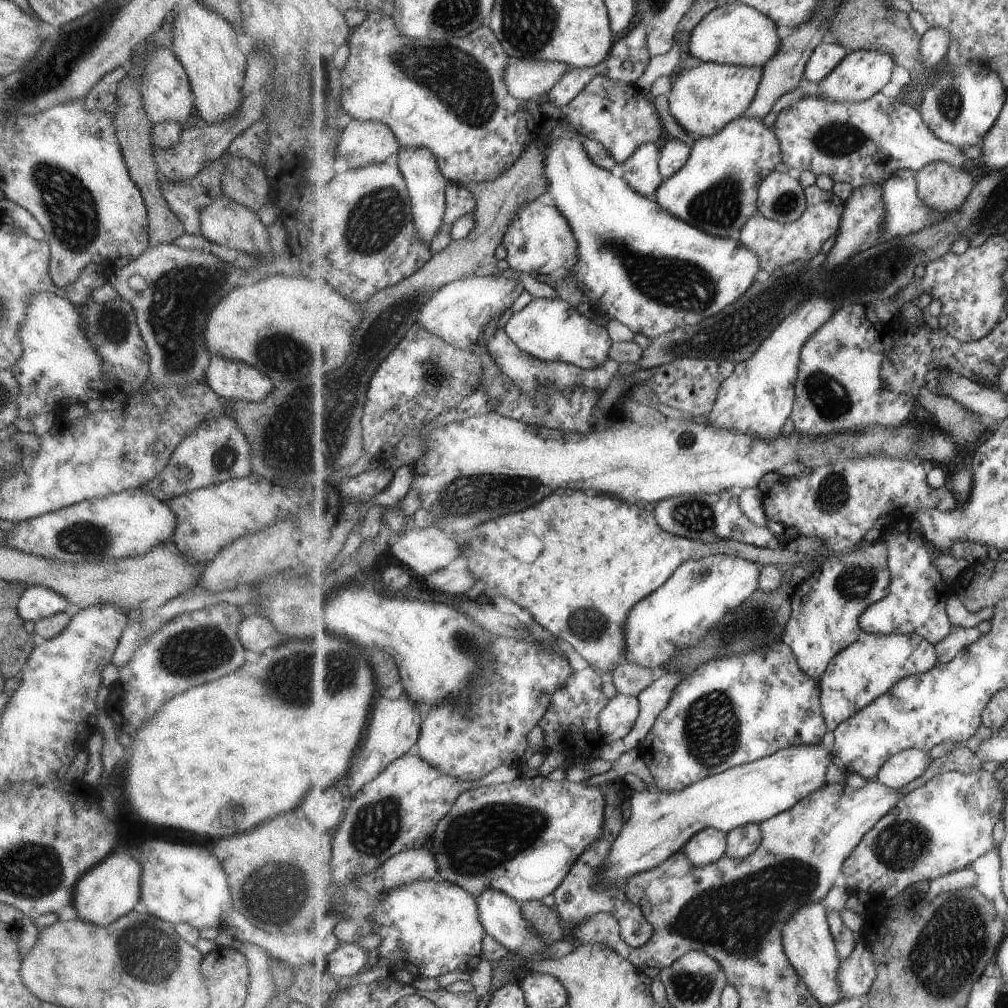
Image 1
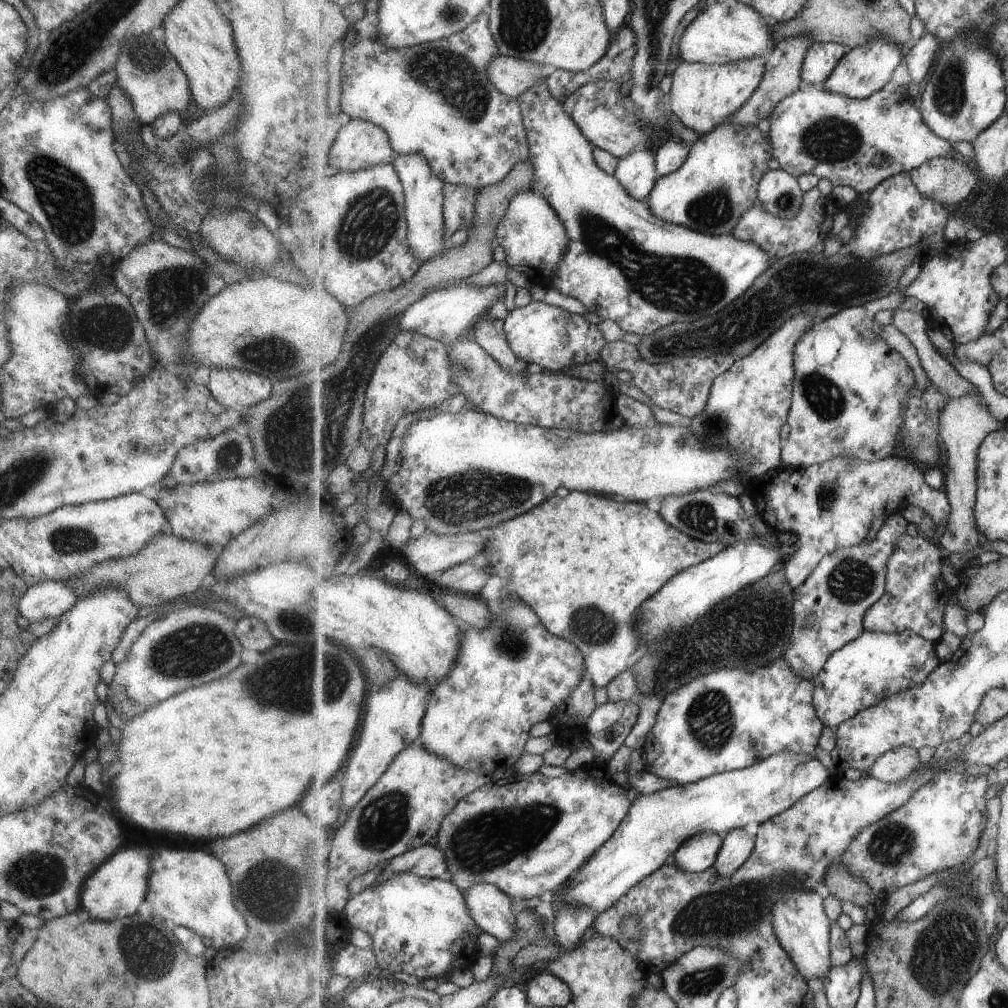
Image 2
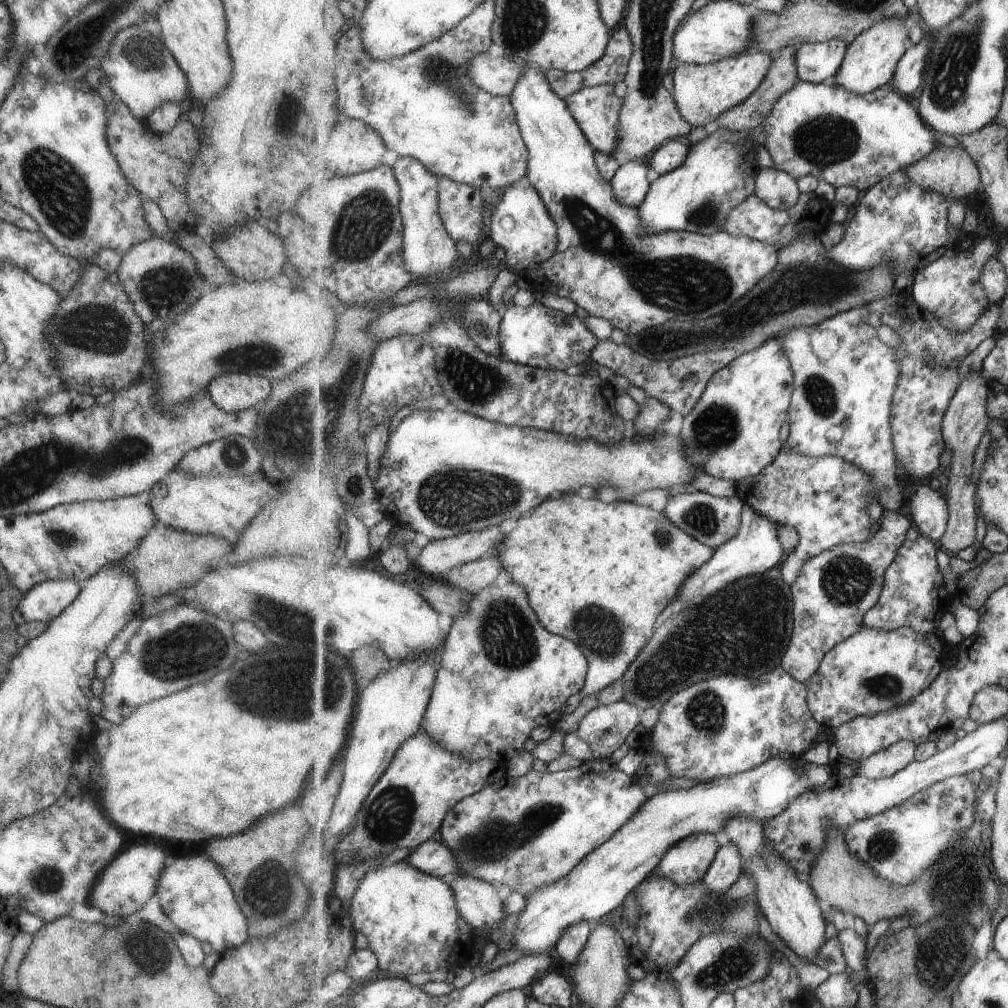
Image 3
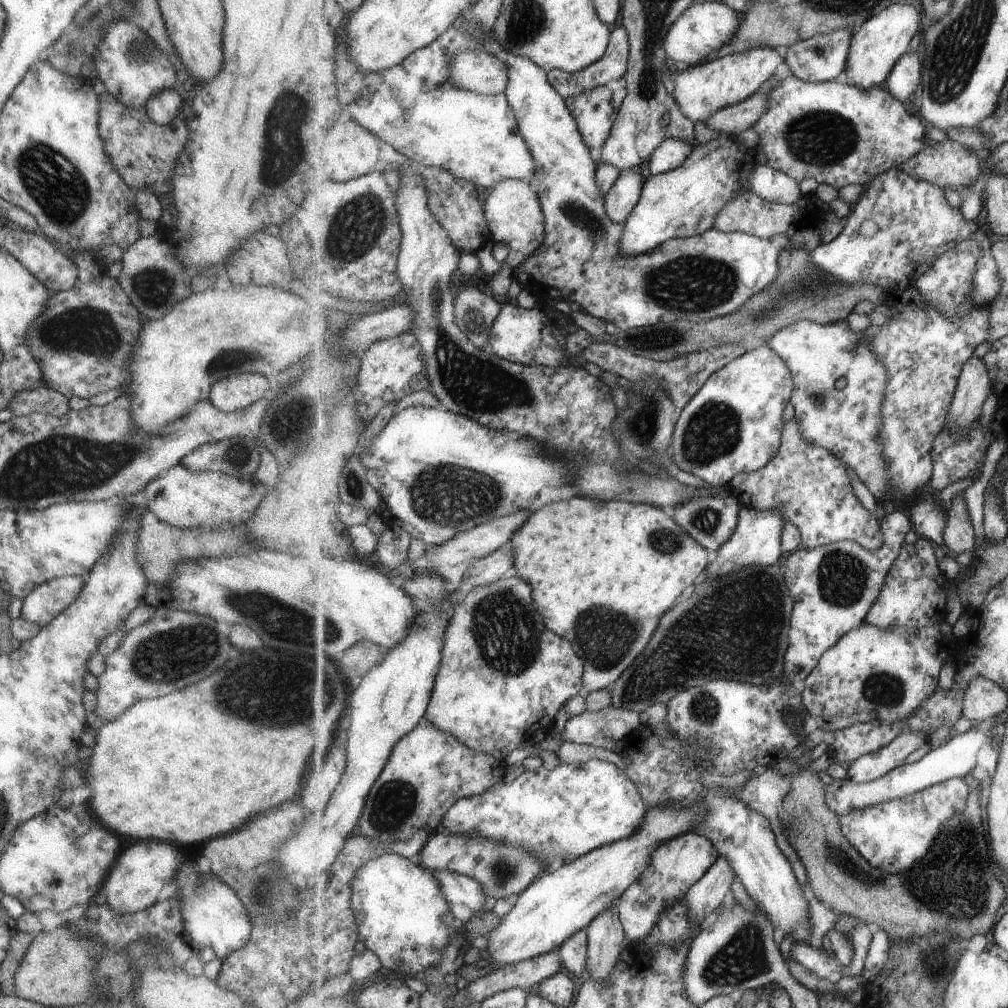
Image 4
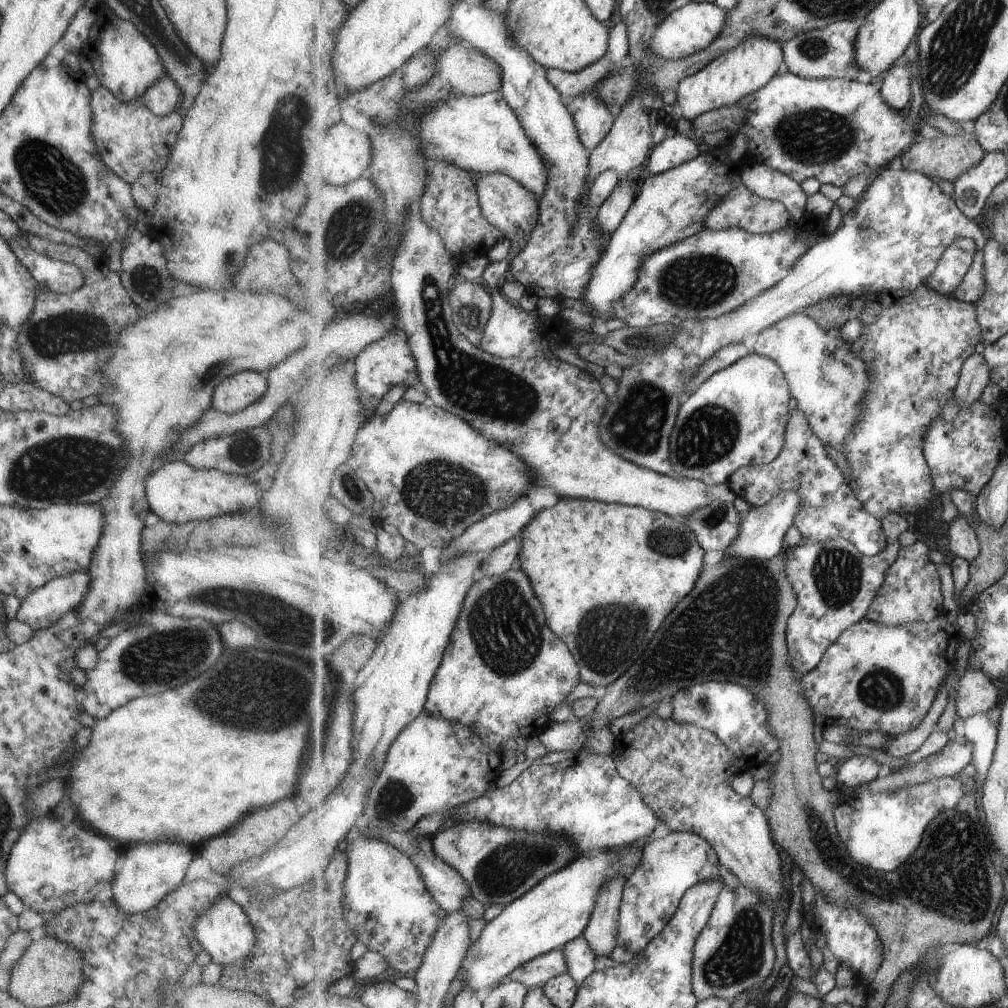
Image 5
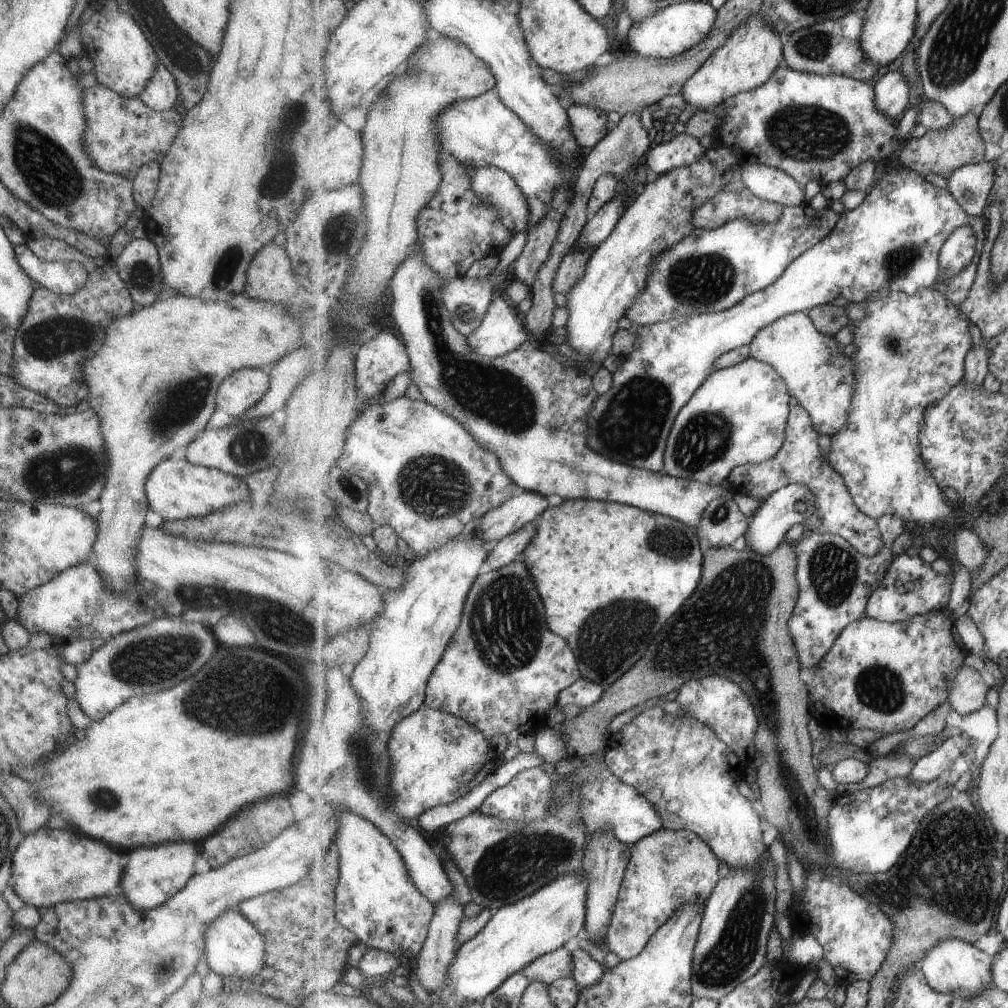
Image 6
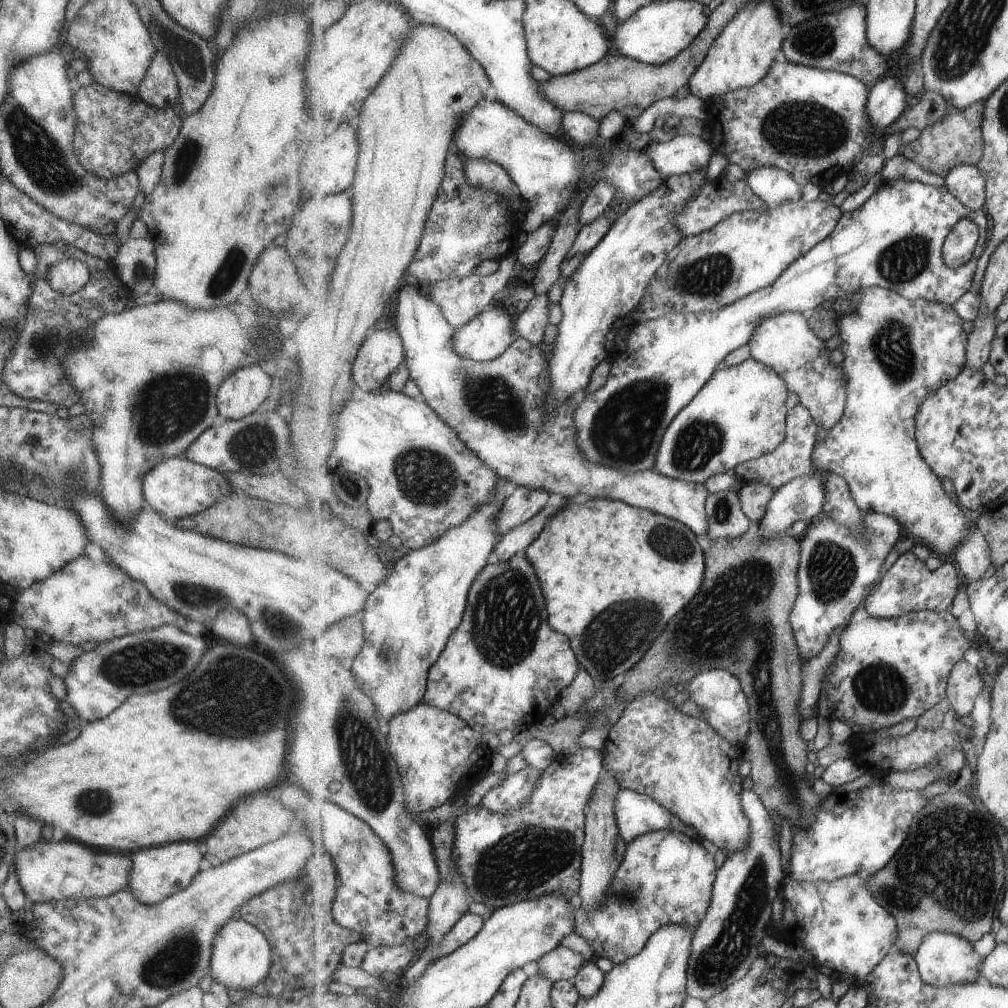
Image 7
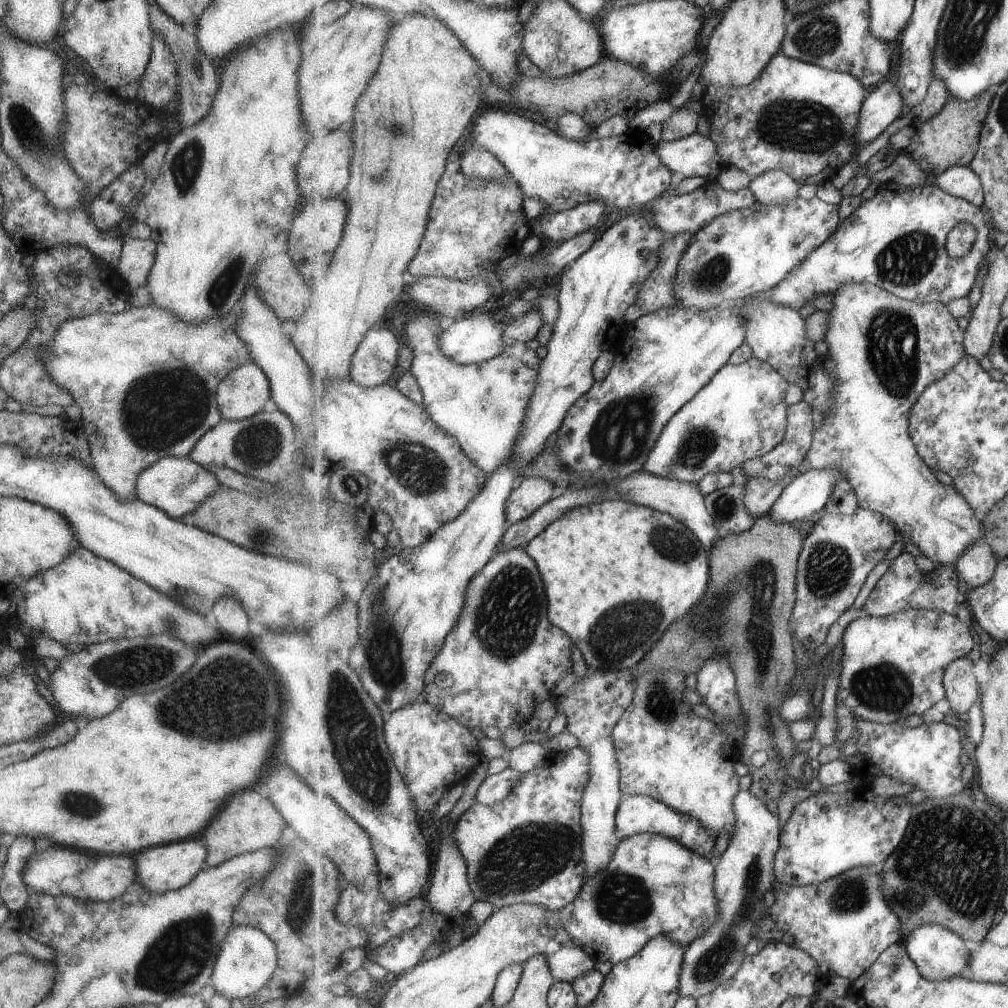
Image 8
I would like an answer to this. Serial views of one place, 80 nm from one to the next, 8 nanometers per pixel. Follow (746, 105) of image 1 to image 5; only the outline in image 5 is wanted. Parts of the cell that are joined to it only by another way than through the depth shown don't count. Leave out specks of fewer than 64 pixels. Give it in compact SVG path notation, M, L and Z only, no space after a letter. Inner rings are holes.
M751 36L727 54L710 62L697 74L685 77L675 88L678 96L676 115L694 121L706 112L736 105L745 97L768 85L779 72L785 60L782 44L778 40Z

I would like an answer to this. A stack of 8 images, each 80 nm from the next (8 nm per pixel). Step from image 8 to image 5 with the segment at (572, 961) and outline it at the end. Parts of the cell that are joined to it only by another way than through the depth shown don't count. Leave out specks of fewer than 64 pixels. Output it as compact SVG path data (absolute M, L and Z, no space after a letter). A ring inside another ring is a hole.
M555 949L549 954L534 958L526 965L520 966L510 972L505 981L519 981L521 984L532 989L543 987L549 980L567 972L566 956L562 949Z

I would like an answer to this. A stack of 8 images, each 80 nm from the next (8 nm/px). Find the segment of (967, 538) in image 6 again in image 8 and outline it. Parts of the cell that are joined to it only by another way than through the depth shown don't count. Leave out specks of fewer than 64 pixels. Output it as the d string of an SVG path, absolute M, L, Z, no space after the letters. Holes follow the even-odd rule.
M983 539L970 546L954 566L958 570L959 578L963 578L968 586L977 588L987 584L994 577L998 564L997 555Z

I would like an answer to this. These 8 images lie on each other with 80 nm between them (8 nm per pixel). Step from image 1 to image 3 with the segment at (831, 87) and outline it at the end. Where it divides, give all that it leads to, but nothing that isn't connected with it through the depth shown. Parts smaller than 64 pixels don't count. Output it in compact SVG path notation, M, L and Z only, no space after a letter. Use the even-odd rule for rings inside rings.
M913 14L910 18L885 18L859 34L855 42L851 42L843 66L834 77L835 85L843 86L845 90L855 94L870 94L893 81L899 60L902 60L909 50L909 30L913 28L916 20L917 16Z

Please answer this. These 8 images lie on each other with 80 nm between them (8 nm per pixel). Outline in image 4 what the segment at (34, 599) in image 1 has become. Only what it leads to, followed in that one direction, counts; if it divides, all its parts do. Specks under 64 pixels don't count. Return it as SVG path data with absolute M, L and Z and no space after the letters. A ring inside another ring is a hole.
M69 575L36 585L23 598L18 618L39 625L40 628L45 626L78 597L83 583L84 579L80 576Z

